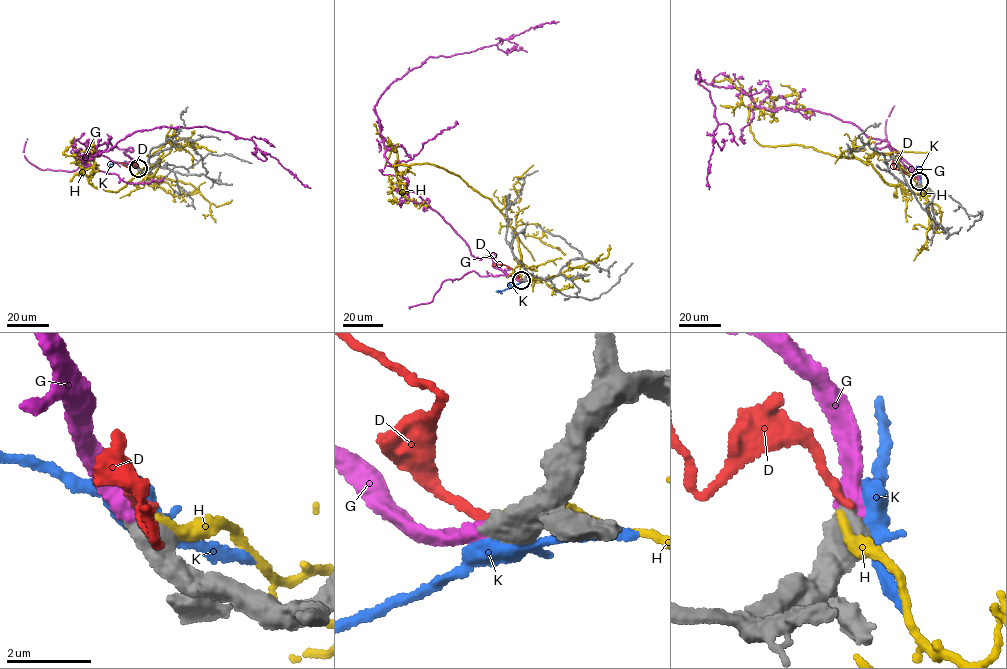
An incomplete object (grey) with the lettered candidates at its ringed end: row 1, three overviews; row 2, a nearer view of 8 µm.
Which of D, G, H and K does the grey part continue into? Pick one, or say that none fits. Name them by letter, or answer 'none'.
G

